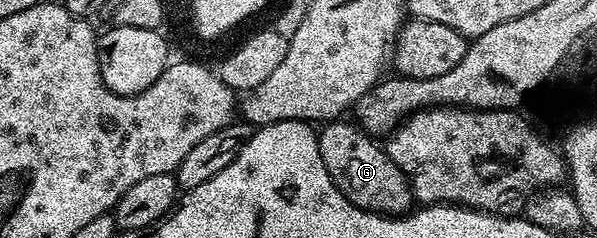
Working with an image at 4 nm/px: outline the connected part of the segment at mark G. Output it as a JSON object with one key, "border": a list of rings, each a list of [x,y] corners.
{"border":[[[328,121],[319,128],[318,149],[326,173],[354,205],[379,215],[406,215],[413,210],[414,196],[408,178],[394,165],[383,146],[373,136],[361,131],[355,122]]]}

